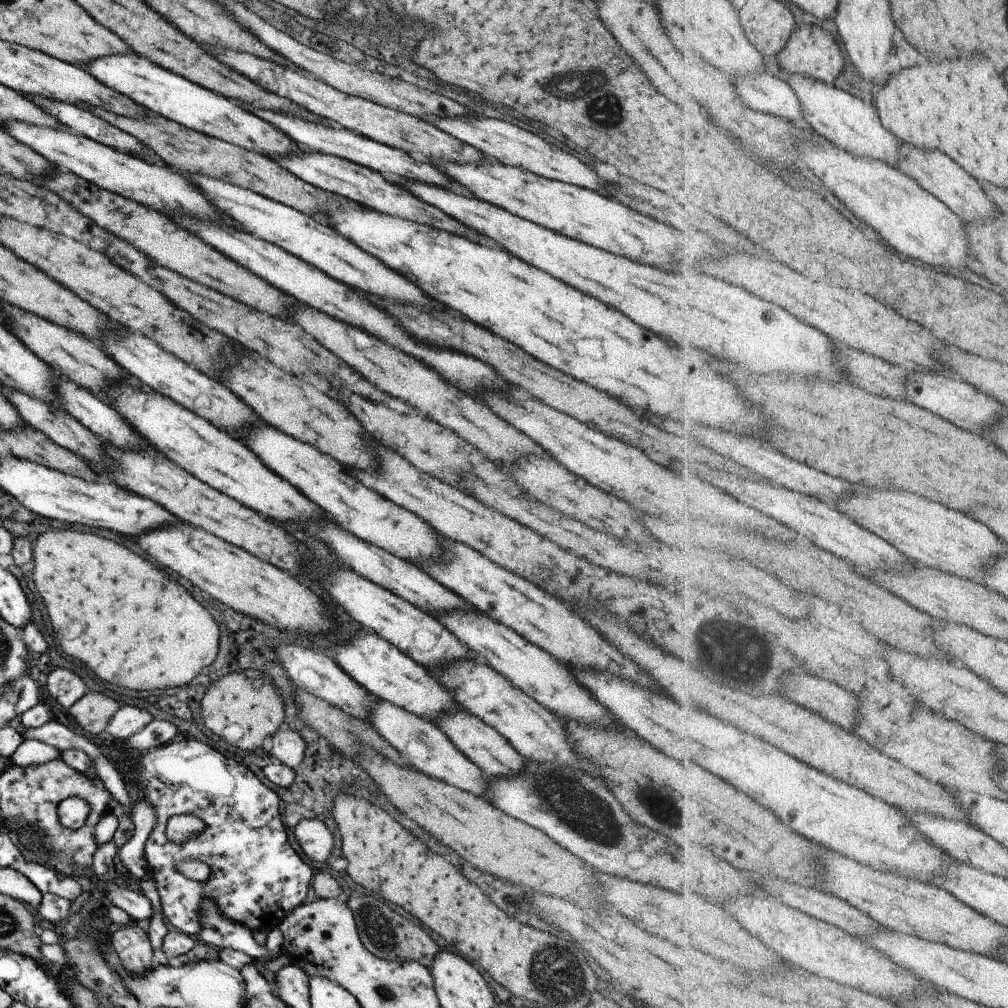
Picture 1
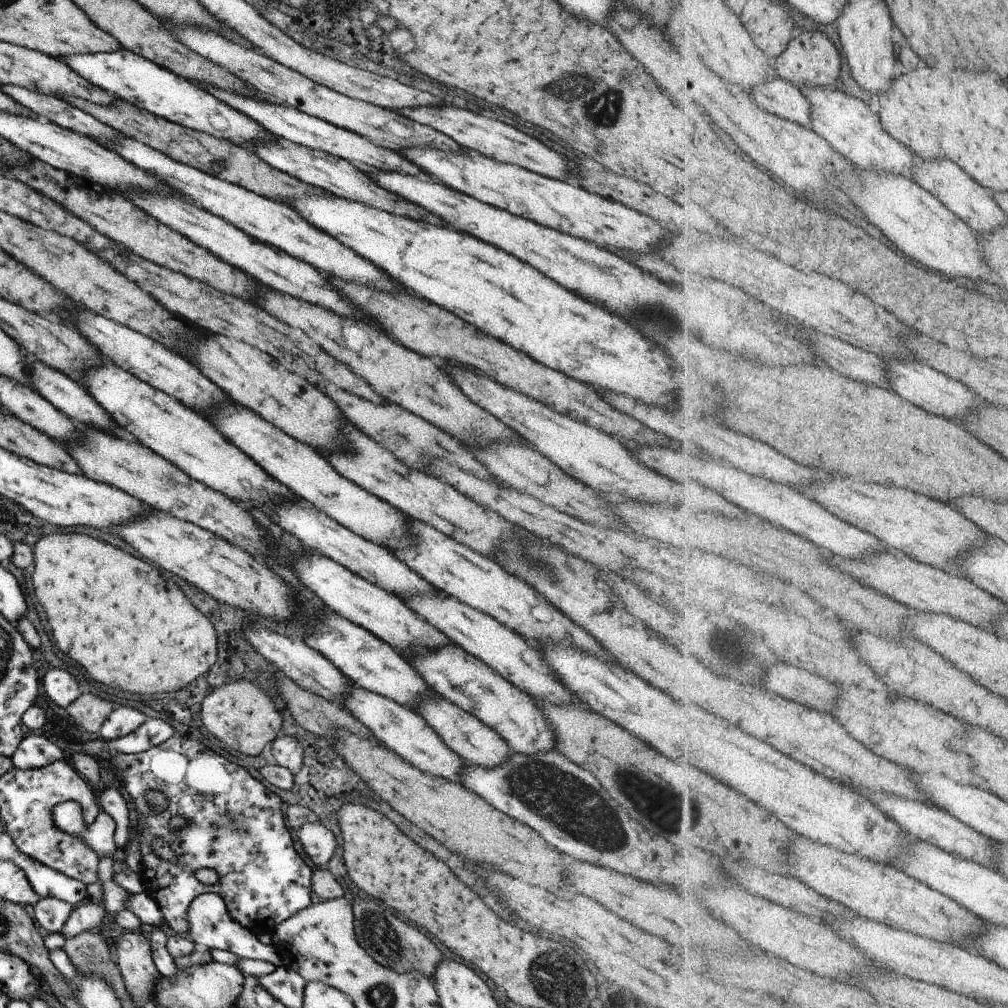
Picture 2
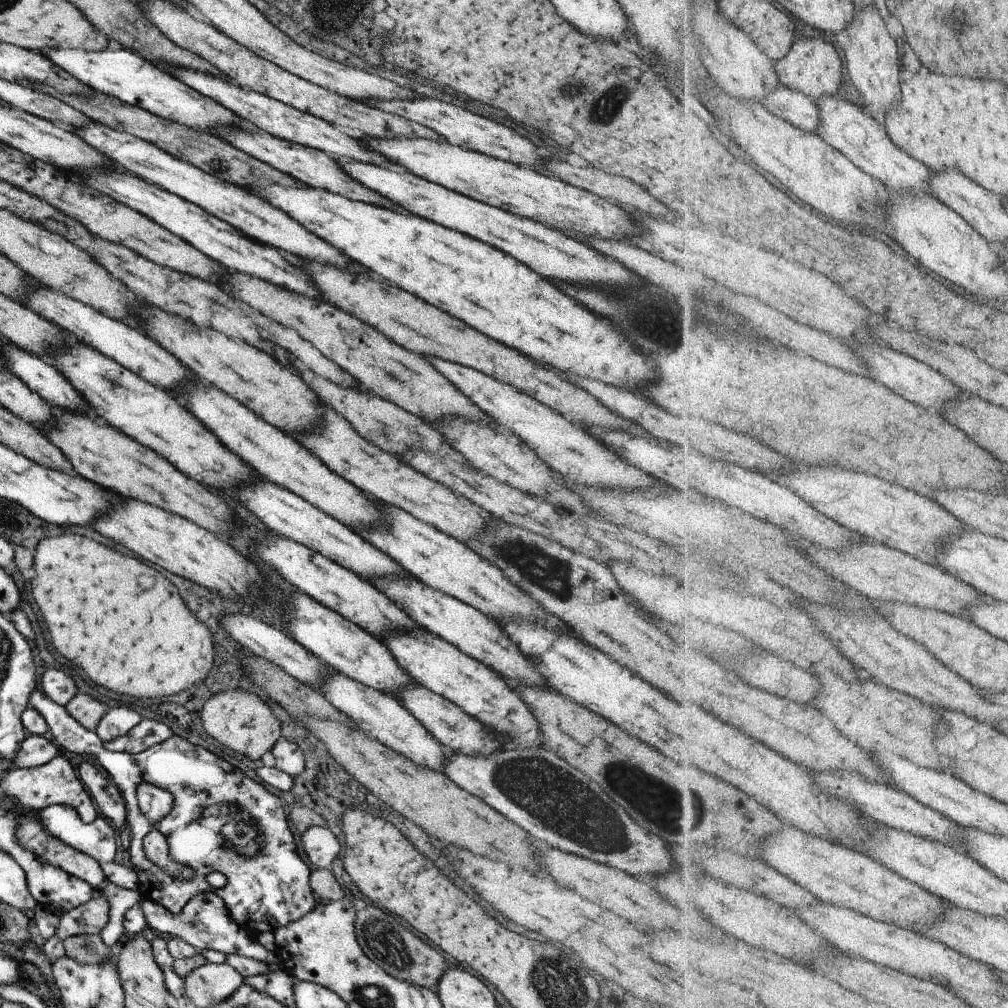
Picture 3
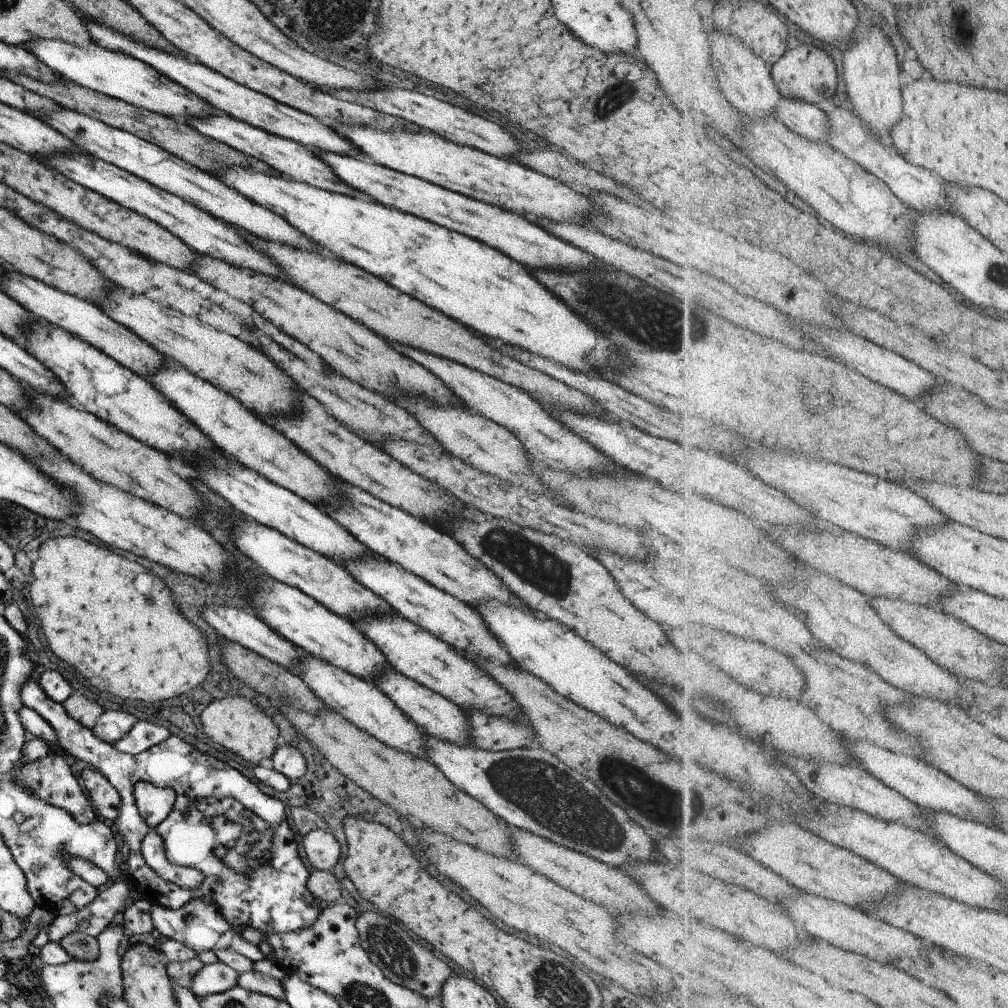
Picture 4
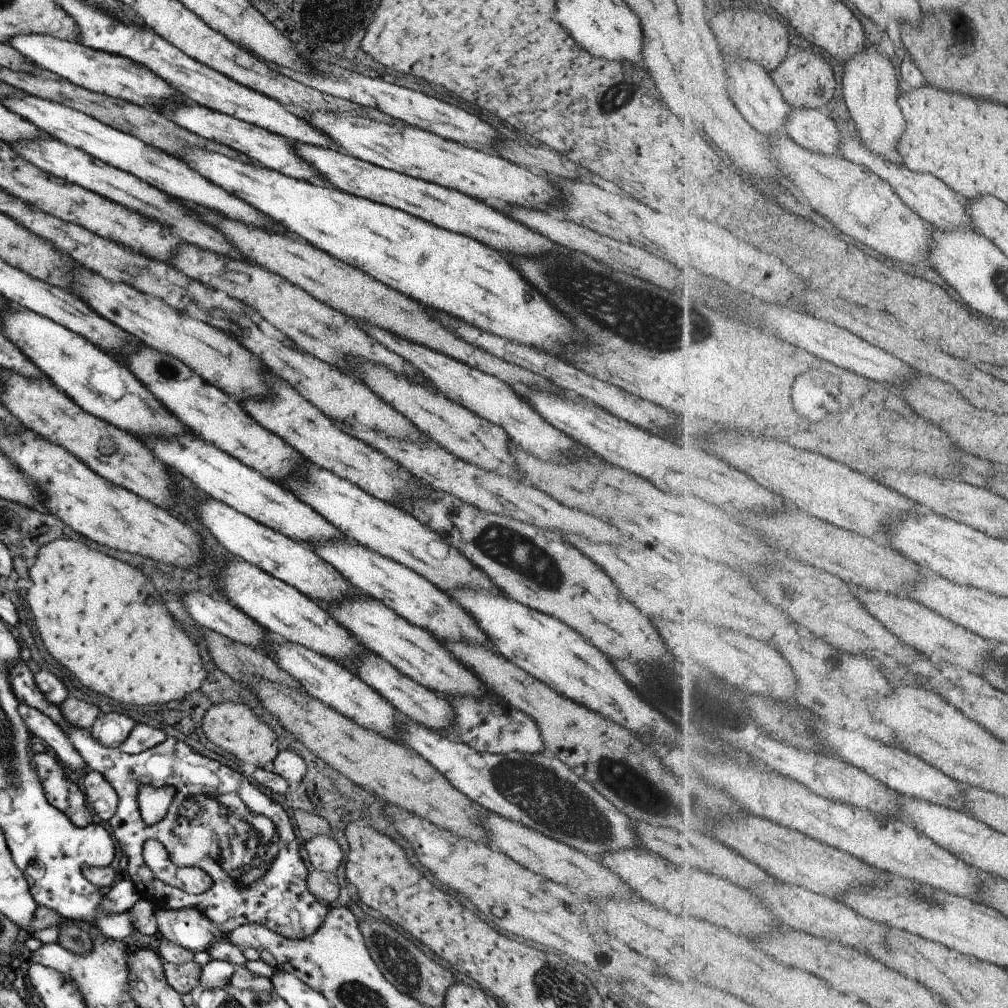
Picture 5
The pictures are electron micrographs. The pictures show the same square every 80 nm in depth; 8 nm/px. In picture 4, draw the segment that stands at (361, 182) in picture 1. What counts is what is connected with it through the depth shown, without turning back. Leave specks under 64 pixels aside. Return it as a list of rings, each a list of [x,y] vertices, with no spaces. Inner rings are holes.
[[[216,112],[211,117],[193,117],[185,119],[190,127],[206,137],[218,140],[243,154],[252,156],[261,162],[274,168],[284,178],[293,179],[300,183],[307,183],[318,189],[332,193],[347,195],[348,197],[360,197],[359,193],[334,175],[334,172],[316,154],[317,151],[303,147],[289,139],[284,139],[257,127],[252,127],[243,121],[235,120],[229,115]]]

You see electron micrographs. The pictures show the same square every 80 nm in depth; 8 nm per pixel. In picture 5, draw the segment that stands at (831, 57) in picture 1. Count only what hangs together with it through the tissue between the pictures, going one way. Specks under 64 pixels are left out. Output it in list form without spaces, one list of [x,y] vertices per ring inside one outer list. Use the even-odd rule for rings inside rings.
[[[797,50],[771,72],[791,107],[825,109],[835,96],[835,74],[831,64],[815,50]]]

